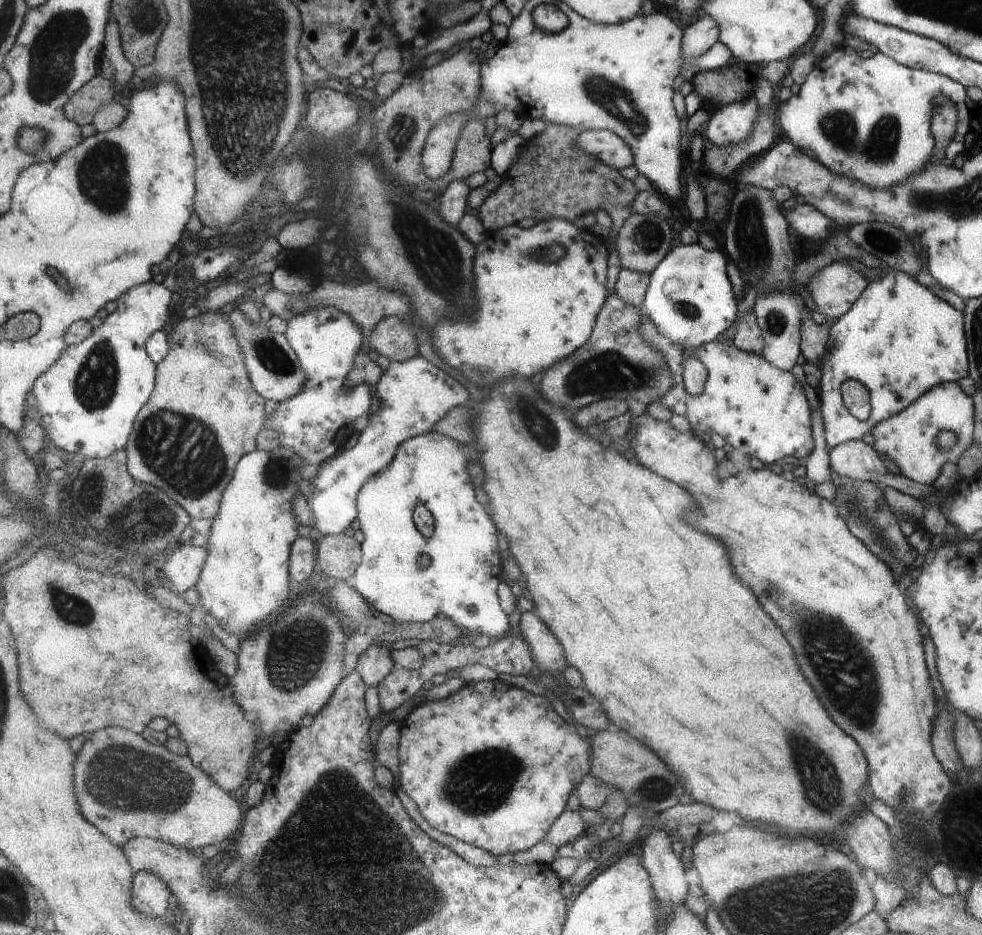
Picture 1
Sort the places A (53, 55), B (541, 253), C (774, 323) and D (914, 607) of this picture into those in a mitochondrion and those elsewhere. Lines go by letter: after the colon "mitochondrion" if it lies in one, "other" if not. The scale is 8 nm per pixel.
A: mitochondrion
B: other
C: mitochondrion
D: other

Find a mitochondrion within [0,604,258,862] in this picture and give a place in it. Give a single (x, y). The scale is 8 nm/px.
(125, 779)

